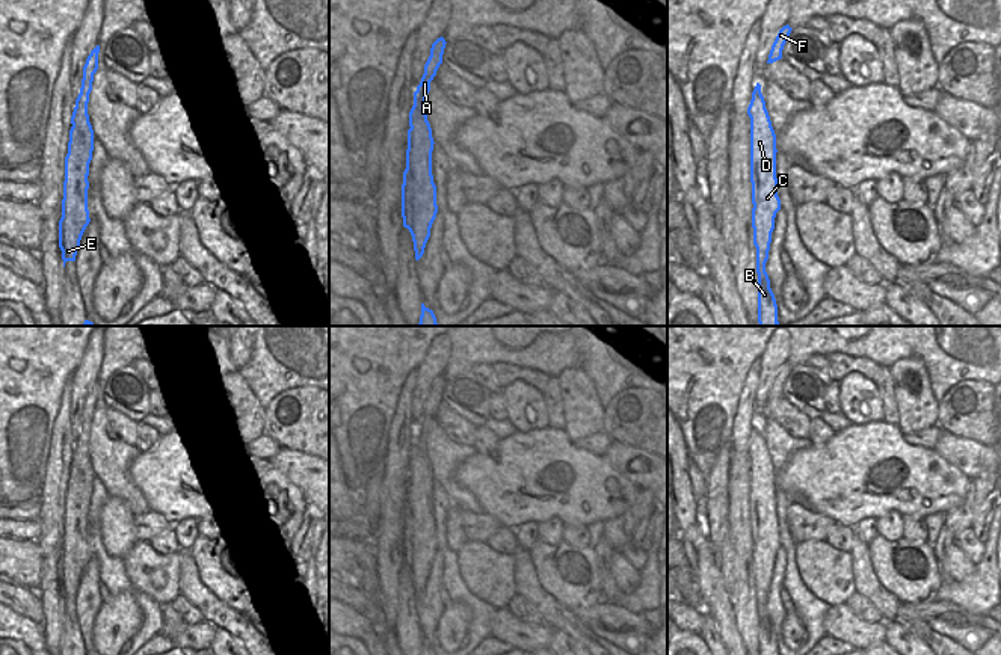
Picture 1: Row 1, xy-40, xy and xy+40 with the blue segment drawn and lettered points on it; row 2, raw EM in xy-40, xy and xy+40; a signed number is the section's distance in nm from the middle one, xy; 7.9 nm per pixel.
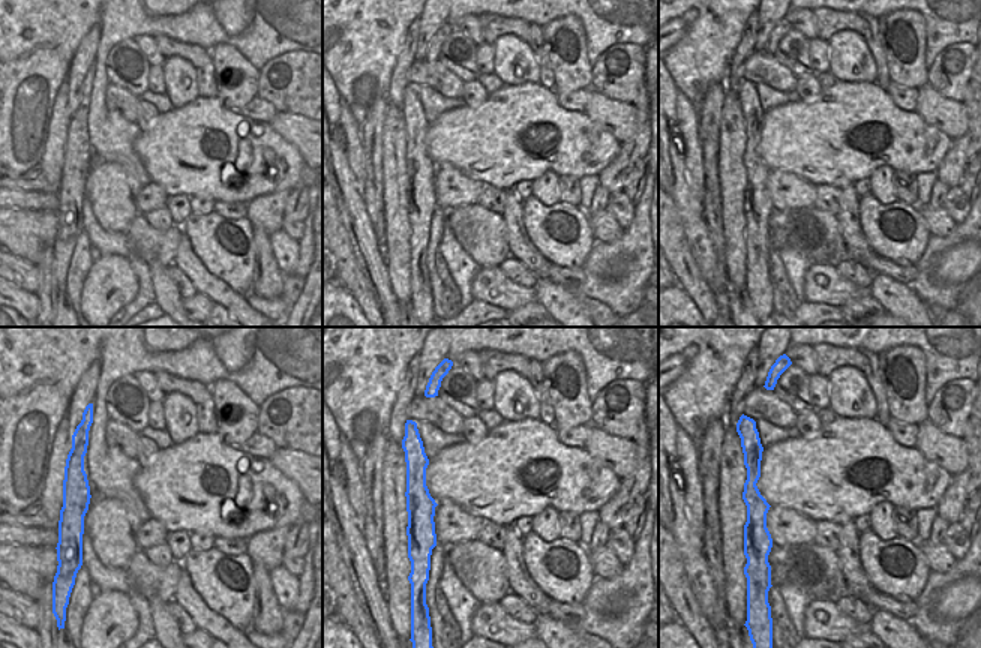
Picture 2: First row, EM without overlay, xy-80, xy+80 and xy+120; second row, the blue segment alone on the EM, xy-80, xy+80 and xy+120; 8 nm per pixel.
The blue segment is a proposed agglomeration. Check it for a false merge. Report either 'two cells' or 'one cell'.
two cells

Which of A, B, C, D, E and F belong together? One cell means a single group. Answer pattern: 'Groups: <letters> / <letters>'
Groups: A E F / B C D

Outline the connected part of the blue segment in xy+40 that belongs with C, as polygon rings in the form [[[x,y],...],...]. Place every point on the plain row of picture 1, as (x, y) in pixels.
[[[756,421],[747,445],[750,456],[752,566],[756,586],[758,655],[778,655],[778,643],[765,610],[775,555],[781,548],[776,516],[776,472],[761,423]]]

